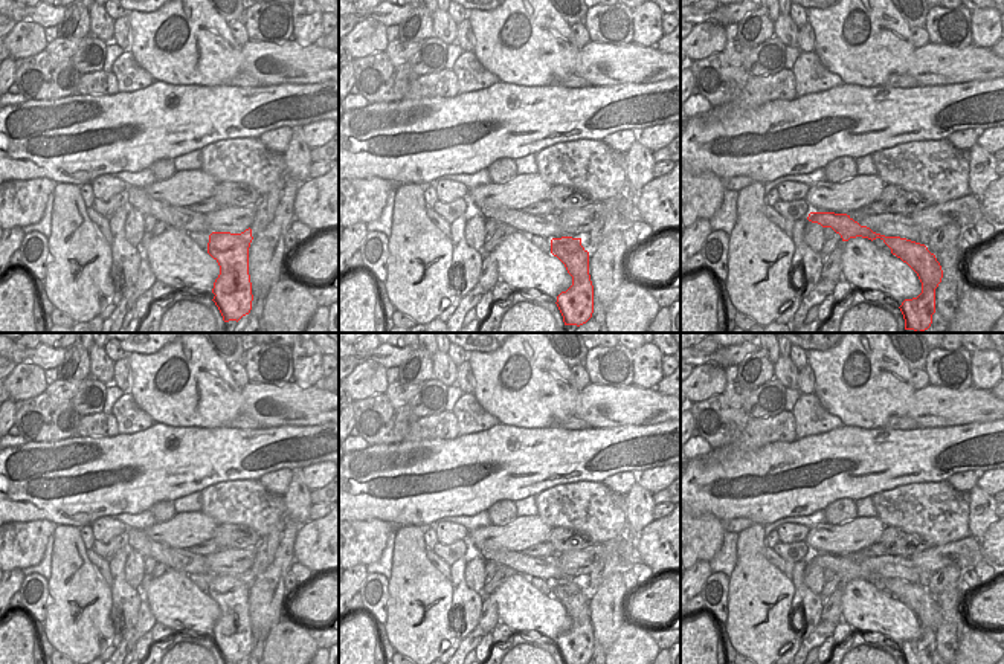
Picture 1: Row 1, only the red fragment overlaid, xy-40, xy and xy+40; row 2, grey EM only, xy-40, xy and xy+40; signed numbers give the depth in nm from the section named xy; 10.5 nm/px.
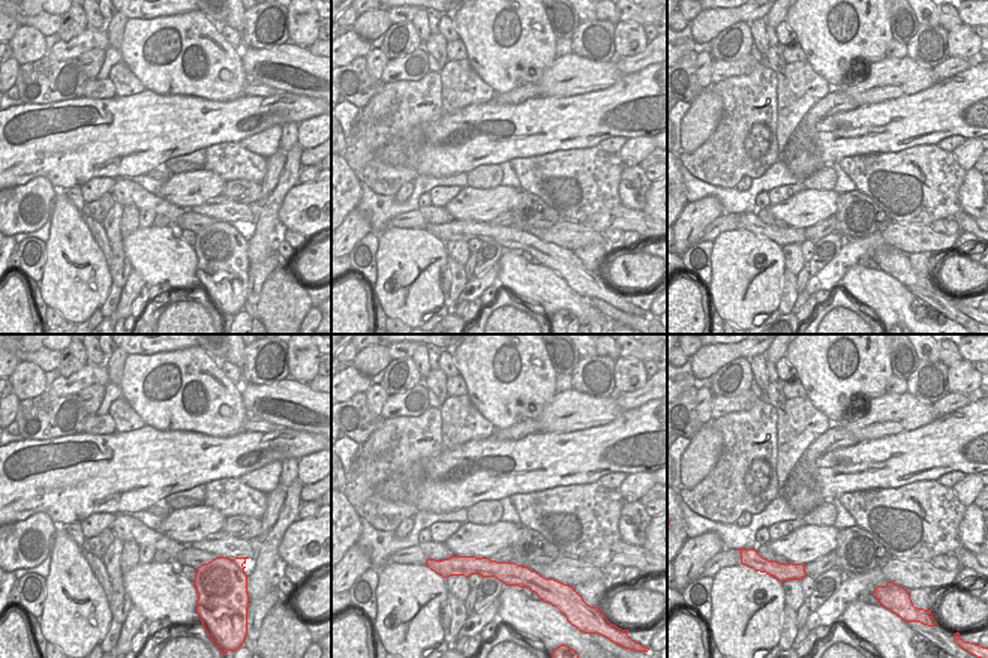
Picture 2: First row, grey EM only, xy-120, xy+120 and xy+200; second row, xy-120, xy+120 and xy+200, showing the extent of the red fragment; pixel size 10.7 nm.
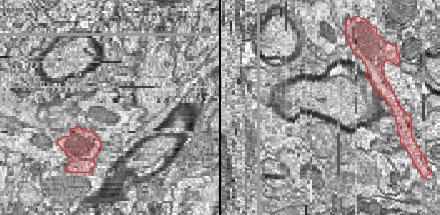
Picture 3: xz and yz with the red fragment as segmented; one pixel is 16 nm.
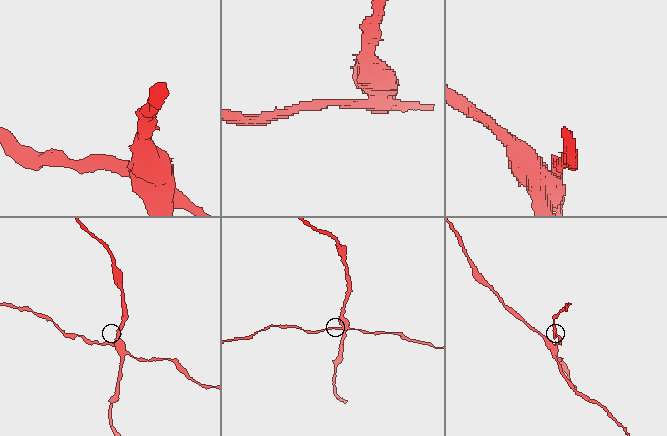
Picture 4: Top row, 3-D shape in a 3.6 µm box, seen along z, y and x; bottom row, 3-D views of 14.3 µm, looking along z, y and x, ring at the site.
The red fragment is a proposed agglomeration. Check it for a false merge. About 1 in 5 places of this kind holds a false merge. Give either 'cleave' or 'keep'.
cleave

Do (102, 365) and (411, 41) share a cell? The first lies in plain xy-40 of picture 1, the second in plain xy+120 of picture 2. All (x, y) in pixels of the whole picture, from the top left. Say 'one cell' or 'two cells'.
two cells

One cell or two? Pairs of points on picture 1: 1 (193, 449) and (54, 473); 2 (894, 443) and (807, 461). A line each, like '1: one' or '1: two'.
1: one
2: one

